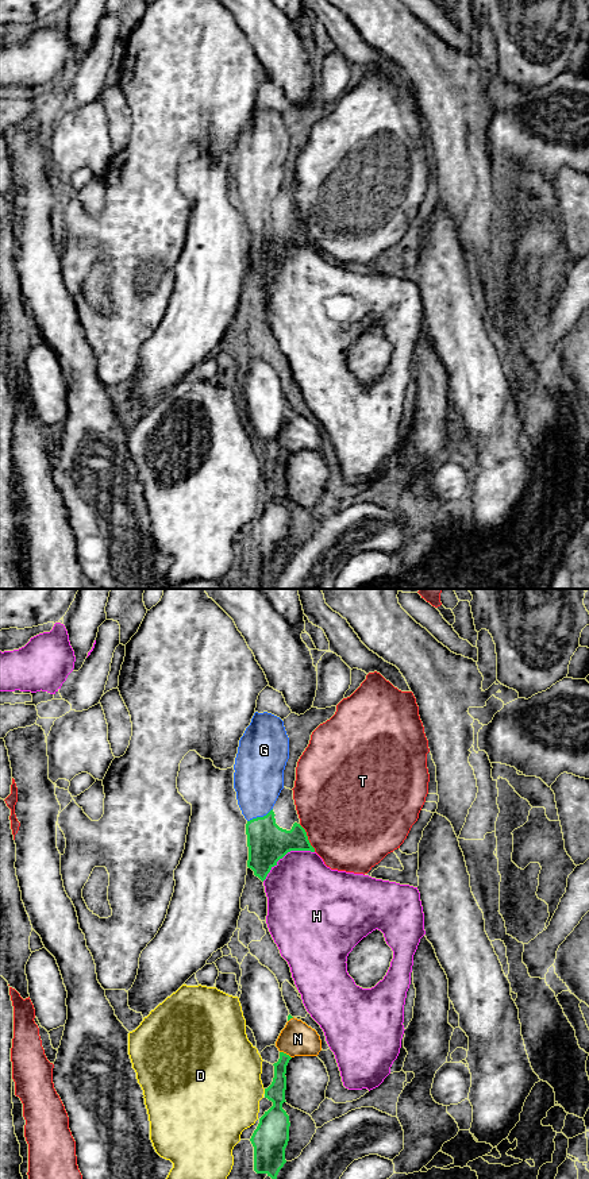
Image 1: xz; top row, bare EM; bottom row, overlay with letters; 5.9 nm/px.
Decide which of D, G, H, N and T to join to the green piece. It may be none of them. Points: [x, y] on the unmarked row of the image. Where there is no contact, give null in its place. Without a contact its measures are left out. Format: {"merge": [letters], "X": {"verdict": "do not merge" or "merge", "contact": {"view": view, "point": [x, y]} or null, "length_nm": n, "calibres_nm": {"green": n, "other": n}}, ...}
{"merge": ["G"], "D": {"verdict": "do not merge", "contact": {"view": "xz", "point": [265, 486]}, "length_nm": 30, "calibres_nm": {"green": 190, "other": 460}}, "G": {"verdict": "merge", "contact": {"view": "xz", "point": [260, 212]}, "length_nm": 170, "calibres_nm": {"green": 240, "other": 300}}, "H": {"verdict": "do not merge", "contact": {"view": "xz", "point": [285, 249]}, "length_nm": 360, "calibres_nm": {"green": 240, "other": 420}}, "N": {"verdict": "do not merge", "contact": {"view": "xz", "point": [285, 449]}, "length_nm": 80, "calibres_nm": {"green": 110, "other": 200}}, "T": {"verdict": "do not merge", "contact": {"view": "xz", "point": [307, 232]}, "length_nm": 190, "calibres_nm": {"green": 240, "other": 480}}}

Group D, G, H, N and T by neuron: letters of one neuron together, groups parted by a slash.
D / G / H / N / T

